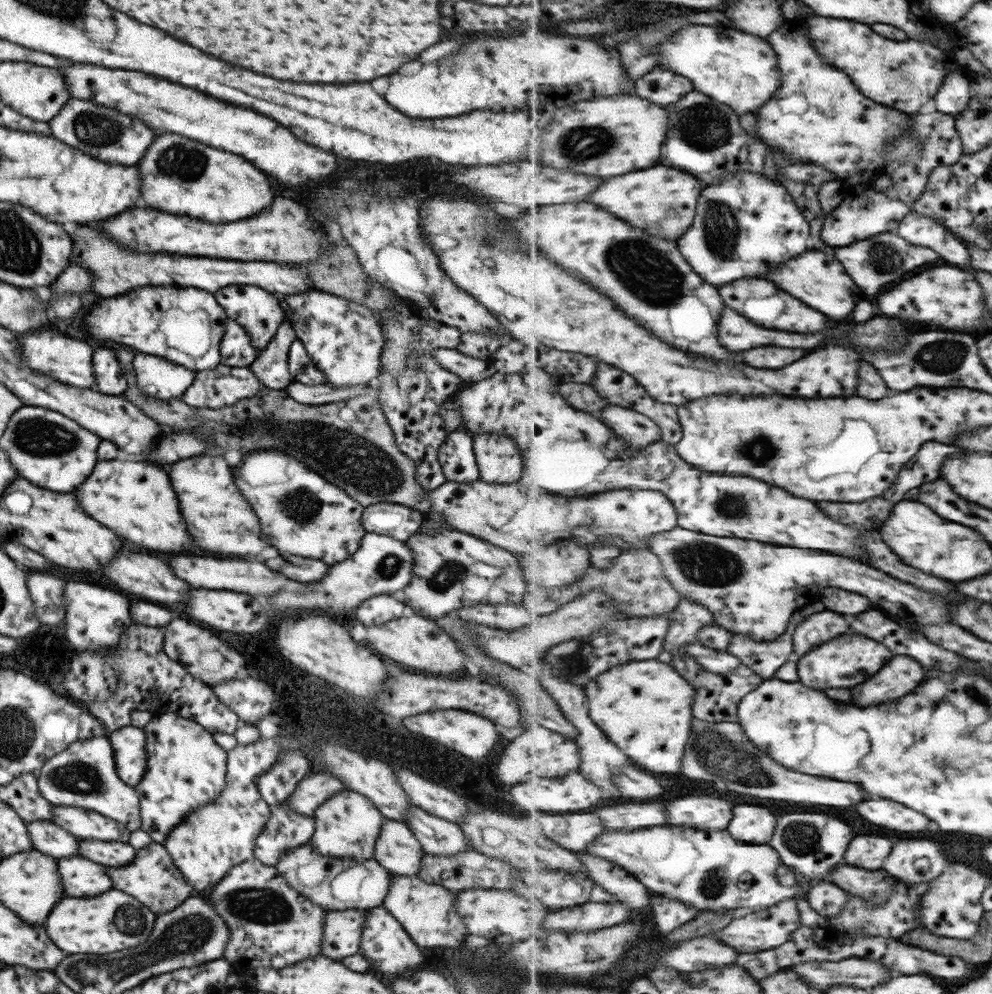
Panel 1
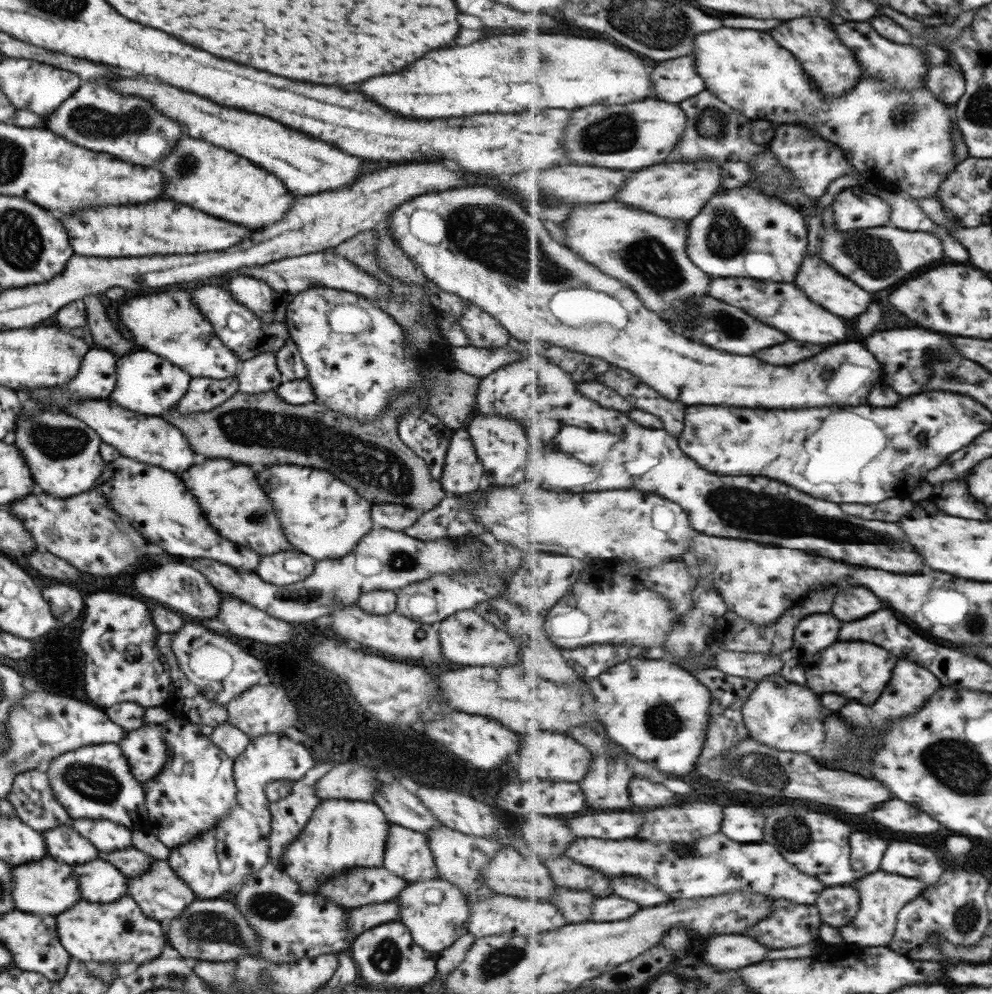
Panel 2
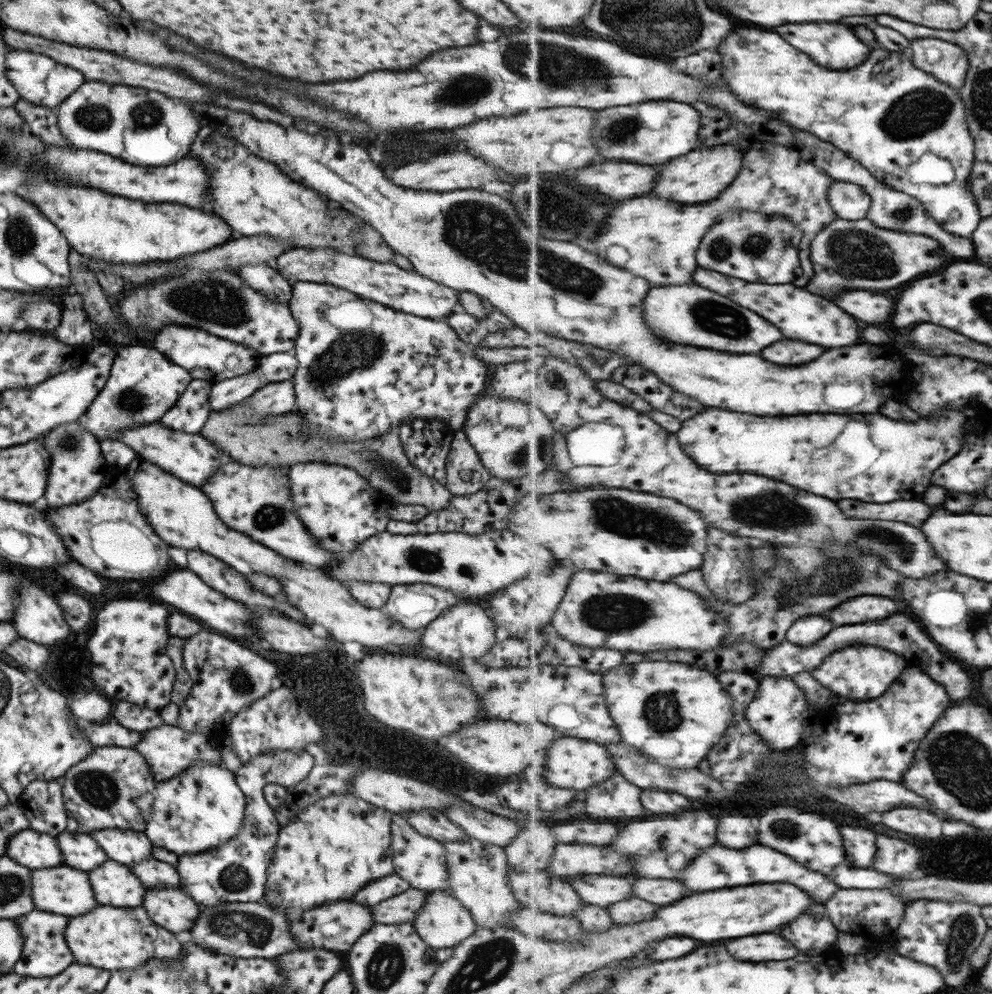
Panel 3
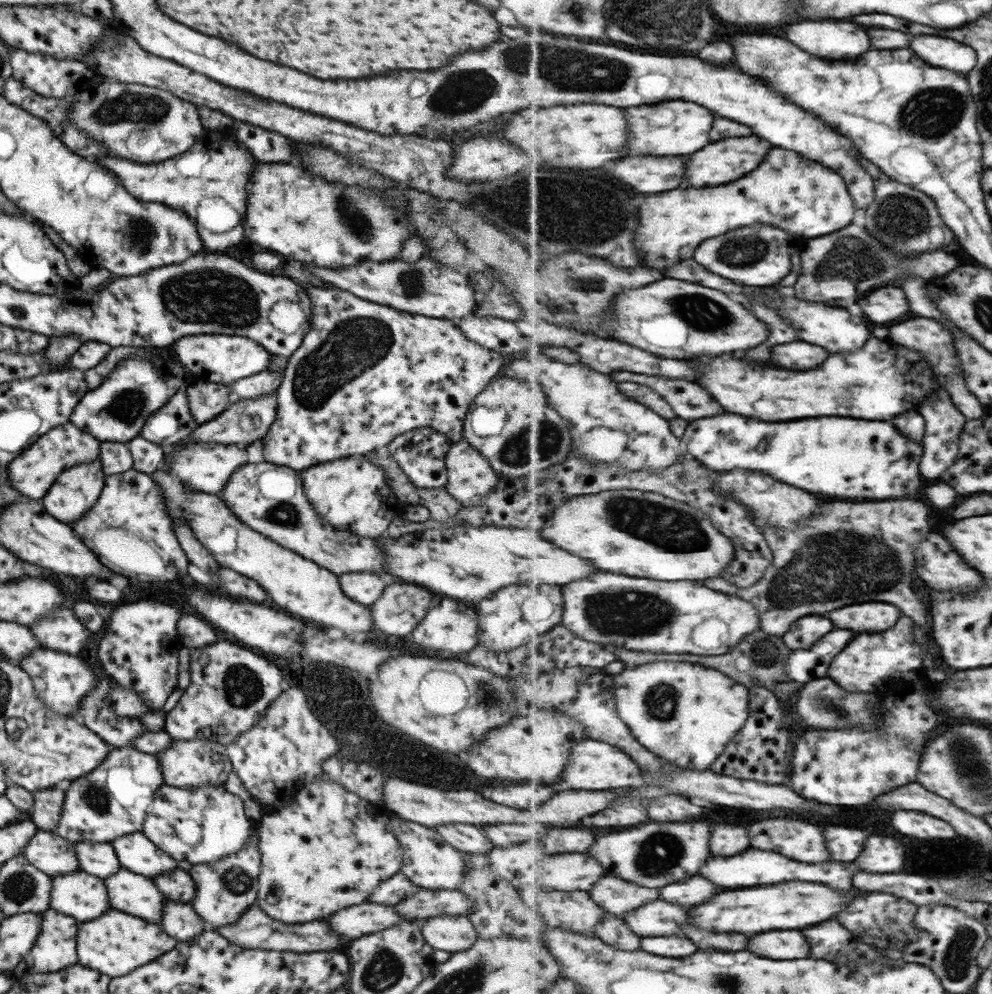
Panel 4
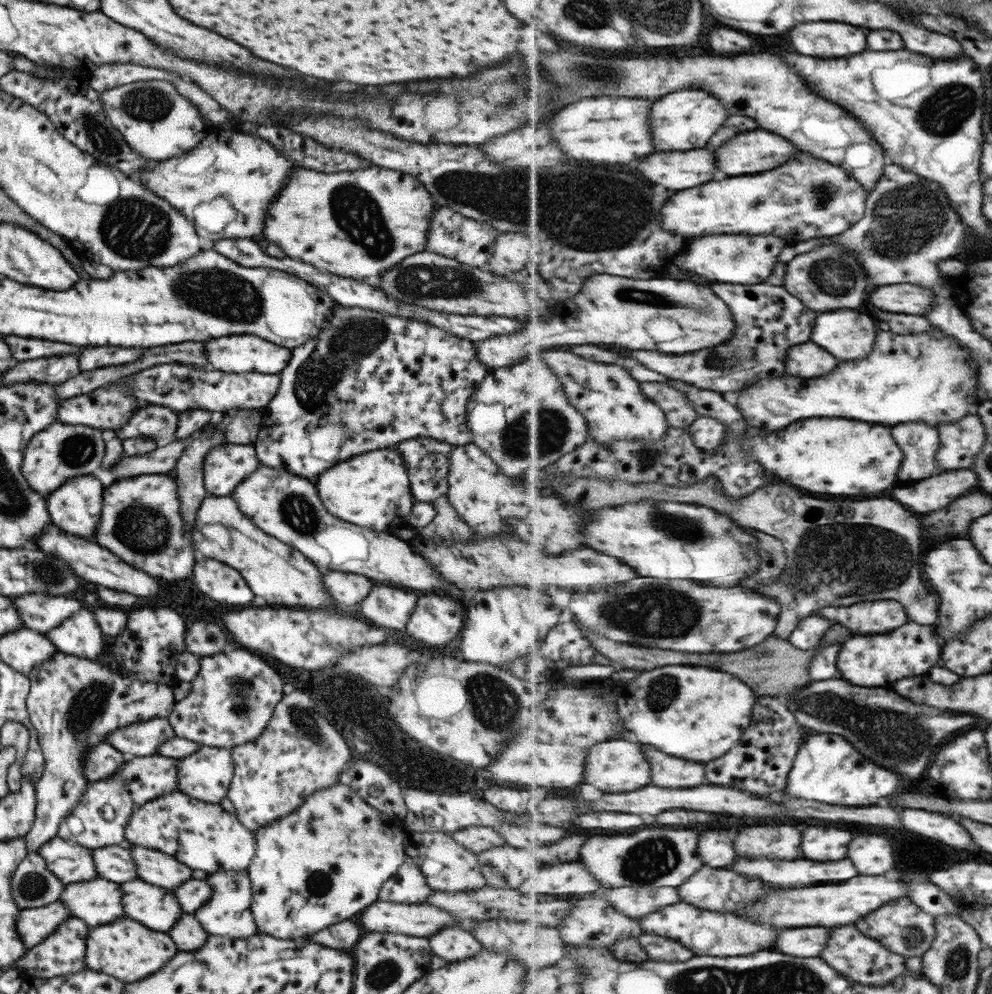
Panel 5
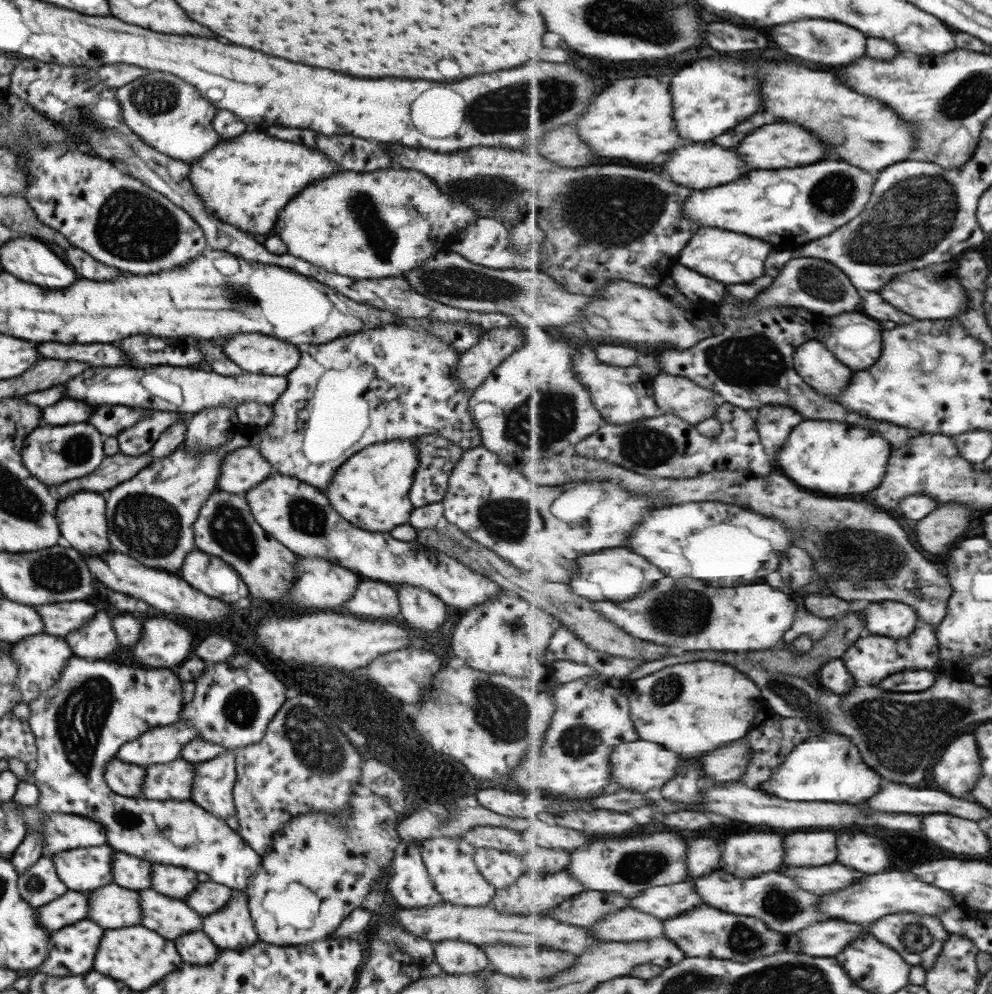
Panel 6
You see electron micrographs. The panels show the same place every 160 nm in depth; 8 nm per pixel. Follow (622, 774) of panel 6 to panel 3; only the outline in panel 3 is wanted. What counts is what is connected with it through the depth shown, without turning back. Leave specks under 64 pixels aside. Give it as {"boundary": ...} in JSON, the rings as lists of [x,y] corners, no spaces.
{"boundary":[[[559,736],[556,741],[553,741],[549,759],[546,760],[546,768],[540,777],[555,784],[556,787],[587,790],[597,782],[605,782],[617,771],[619,770],[606,745],[573,736]]]}

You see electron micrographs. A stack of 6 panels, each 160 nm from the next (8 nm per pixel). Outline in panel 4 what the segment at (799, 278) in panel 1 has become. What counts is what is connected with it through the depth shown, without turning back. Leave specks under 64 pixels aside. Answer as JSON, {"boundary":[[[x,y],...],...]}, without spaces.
{"boundary":[[[887,286],[859,300],[859,306],[875,322],[893,322],[909,312],[909,300],[901,288]]]}

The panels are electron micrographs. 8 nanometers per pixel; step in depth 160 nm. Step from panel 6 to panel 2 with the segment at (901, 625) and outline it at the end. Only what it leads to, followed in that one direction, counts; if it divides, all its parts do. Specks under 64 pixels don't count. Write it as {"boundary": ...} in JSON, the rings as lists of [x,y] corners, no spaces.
{"boundary":[[[847,588],[845,592],[837,592],[831,604],[831,613],[843,622],[865,618],[877,610],[885,608],[885,604],[867,588]]]}

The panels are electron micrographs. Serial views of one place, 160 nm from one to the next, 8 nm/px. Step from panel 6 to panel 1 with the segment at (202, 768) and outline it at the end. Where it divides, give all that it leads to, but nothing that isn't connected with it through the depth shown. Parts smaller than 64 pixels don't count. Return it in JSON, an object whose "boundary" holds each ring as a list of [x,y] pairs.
{"boundary":[[[127,726],[109,733],[106,738],[113,749],[115,774],[127,786],[134,787],[144,773],[145,733],[139,728]]]}

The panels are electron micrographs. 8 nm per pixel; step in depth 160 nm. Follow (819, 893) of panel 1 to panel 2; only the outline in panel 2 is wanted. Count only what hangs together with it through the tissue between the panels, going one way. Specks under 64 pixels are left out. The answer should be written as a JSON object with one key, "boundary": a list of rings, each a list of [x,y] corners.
{"boundary":[[[833,886],[821,894],[817,908],[827,924],[838,928],[850,928],[853,916],[859,912],[859,892],[855,888]]]}

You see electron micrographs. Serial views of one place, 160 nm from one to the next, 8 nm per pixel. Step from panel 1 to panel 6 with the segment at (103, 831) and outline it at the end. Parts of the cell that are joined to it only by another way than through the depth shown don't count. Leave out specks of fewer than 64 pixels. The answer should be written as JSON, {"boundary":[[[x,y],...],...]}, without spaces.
{"boundary":[[[152,862],[150,868],[151,888],[161,892],[163,896],[173,896],[181,900],[191,893],[198,883],[196,872],[183,867]]]}

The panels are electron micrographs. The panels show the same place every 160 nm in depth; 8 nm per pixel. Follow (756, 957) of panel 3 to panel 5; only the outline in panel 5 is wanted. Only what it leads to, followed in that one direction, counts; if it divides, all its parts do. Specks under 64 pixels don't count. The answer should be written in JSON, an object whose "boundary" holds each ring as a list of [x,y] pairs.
{"boundary":[[[793,928],[781,932],[773,948],[791,956],[813,958],[821,956],[827,942],[829,942],[829,928]]]}

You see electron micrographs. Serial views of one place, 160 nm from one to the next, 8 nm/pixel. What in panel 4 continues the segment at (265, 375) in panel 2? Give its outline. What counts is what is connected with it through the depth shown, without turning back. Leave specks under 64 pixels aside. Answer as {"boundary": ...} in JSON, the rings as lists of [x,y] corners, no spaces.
{"boundary":[[[205,380],[188,381],[185,385],[188,409],[197,425],[223,412],[230,390],[221,383]]]}

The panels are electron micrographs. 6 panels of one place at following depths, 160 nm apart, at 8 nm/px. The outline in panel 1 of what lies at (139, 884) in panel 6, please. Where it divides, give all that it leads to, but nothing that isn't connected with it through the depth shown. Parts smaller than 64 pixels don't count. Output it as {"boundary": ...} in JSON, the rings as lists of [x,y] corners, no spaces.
{"boundary":[[[47,820],[26,823],[27,834],[32,848],[54,859],[75,854],[77,840],[60,826]]]}

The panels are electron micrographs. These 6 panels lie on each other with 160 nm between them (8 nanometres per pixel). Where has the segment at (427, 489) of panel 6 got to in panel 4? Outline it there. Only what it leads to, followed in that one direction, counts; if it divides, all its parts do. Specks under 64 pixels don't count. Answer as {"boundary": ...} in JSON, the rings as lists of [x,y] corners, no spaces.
{"boundary":[[[429,427],[412,428],[399,433],[386,445],[389,458],[393,458],[406,477],[420,489],[441,488],[447,484],[444,457],[448,452],[449,440],[440,432]]]}

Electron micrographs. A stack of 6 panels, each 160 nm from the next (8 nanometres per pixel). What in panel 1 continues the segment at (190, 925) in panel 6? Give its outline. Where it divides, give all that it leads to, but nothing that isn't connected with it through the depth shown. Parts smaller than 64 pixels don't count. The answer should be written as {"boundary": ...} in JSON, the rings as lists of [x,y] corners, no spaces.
{"boundary":[[[80,856],[56,859],[57,874],[65,896],[97,896],[111,889],[103,866]]]}

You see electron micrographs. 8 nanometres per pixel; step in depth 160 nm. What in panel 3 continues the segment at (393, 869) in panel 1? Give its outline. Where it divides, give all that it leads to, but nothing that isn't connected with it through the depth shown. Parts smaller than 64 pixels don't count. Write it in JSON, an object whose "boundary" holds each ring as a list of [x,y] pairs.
{"boundary":[[[389,812],[390,853],[394,873],[406,880],[411,887],[417,890],[432,891],[447,888],[448,872],[445,864],[445,851],[441,842],[428,836],[421,836],[405,821],[403,814]]]}

